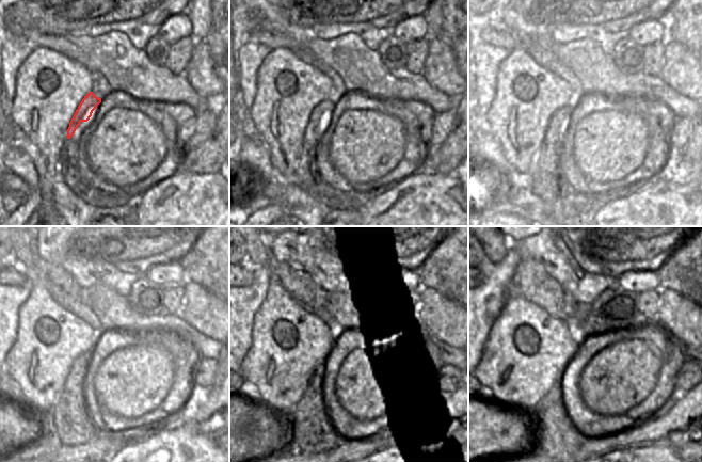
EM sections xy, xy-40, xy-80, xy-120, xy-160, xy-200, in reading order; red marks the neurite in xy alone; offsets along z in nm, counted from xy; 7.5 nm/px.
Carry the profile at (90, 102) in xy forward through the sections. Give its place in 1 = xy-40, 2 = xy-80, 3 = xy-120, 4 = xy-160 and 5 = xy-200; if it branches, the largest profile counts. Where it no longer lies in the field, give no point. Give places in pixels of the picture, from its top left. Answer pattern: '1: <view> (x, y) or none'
1: xy-40 (303, 176)
2: xy-80 (545, 182)
3: xy-120 (68, 417)
4: xy-160 (314, 432)
5: xy-200 (552, 433)

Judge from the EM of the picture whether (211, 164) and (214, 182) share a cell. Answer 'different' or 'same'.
different

